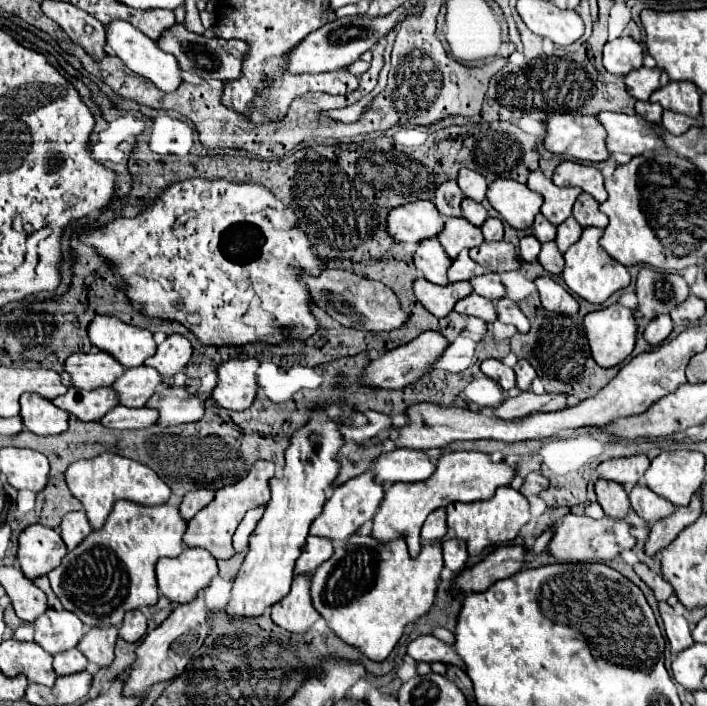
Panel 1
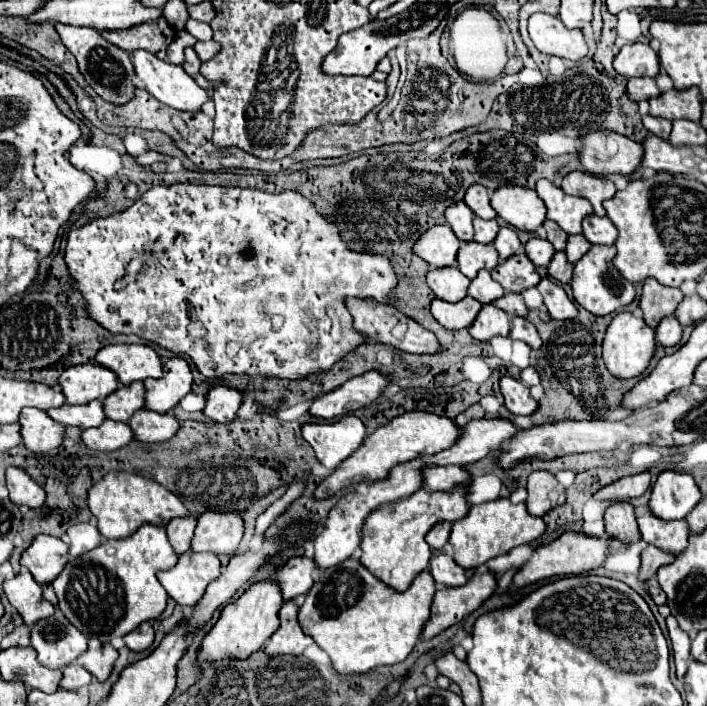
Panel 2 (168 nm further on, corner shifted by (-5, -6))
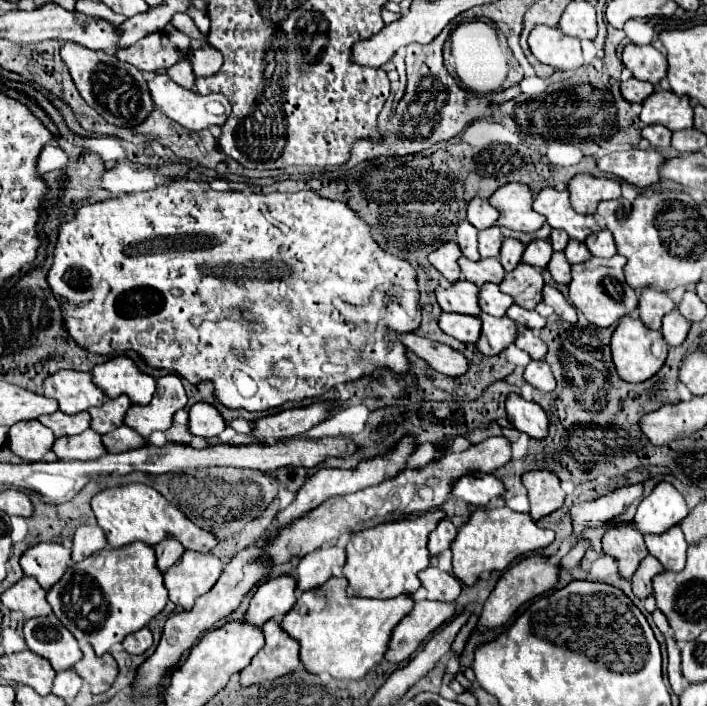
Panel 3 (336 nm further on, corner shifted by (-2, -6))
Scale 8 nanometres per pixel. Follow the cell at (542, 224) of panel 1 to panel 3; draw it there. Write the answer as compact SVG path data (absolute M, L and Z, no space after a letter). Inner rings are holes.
M552 230L550 232L550 244L552 244L552 248L554 250L564 250L566 248L566 244L568 244L568 234L564 234L564 232L560 232L560 230Z

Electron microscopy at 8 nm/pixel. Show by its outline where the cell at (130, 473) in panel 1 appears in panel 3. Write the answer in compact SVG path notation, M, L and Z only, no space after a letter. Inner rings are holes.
M128 484L102 490L92 498L92 510L98 520L98 526L104 530L108 544L112 548L120 548L136 540L156 546L170 534L174 534L184 544L186 550L210 552L218 544L218 538L212 532L198 528L176 506L168 504L154 488L146 484Z

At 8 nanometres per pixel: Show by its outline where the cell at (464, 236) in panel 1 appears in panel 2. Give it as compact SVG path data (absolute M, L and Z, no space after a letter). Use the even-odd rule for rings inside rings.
M461 242L457 254L457 266L467 278L475 278L479 270L493 270L499 264L499 256L493 244L483 246L477 242Z

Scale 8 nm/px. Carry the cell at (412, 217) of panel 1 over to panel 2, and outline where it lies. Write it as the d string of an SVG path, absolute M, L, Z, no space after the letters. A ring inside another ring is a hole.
M449 224L433 226L417 240L413 250L417 256L421 256L425 262L429 262L431 268L445 268L445 266L453 266L457 262L459 240L453 234Z

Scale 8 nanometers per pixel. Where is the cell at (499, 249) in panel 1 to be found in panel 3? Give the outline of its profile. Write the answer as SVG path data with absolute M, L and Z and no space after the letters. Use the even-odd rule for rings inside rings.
M524 262L516 266L516 270L506 272L504 282L500 282L500 290L514 298L514 302L522 308L532 310L542 300L544 280L540 272Z

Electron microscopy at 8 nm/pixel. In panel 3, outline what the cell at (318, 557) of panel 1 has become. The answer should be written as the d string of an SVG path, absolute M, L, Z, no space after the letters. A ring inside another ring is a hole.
M278 576L264 580L250 600L246 622L262 626L270 618L282 618L296 602L296 578Z

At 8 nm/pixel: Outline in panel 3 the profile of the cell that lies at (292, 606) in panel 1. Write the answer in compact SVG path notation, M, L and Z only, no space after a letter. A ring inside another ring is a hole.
M268 620L262 630L266 644L252 658L250 666L240 672L242 686L252 686L262 680L290 674L300 666L300 642L284 634L284 630L280 630L280 622Z

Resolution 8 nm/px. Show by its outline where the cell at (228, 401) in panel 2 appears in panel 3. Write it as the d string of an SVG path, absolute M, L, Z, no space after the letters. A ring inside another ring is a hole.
M196 402L190 410L190 416L192 416L192 420L188 422L190 432L196 436L212 438L212 436L218 436L226 428L222 414L210 402Z

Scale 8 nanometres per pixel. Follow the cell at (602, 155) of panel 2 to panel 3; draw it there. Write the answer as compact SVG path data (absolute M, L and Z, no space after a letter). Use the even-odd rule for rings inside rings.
M630 148L626 152L612 152L598 158L596 166L606 172L614 174L634 186L650 186L660 180L658 168L662 164L662 154L658 150L638 150Z

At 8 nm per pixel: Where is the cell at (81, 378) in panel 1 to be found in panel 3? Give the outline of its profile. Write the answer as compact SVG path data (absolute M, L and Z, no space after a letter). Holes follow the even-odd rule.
M58 370L44 380L42 388L44 396L58 400L64 414L84 412L106 400L102 390L92 382L92 374L80 370Z

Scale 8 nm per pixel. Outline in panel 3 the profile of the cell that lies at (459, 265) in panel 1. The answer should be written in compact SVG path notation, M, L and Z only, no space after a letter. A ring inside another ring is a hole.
M486 282L484 286L480 286L480 294L478 294L478 302L480 302L480 310L492 316L504 316L504 312L508 310L508 306L512 304L512 298L504 292L498 290L498 284L490 284Z

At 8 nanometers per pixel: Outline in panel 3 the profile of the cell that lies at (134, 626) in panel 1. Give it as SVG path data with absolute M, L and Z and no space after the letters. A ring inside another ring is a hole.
M142 628L142 630L126 636L124 642L122 642L122 646L130 654L144 654L152 646L152 634L150 634L148 628Z

